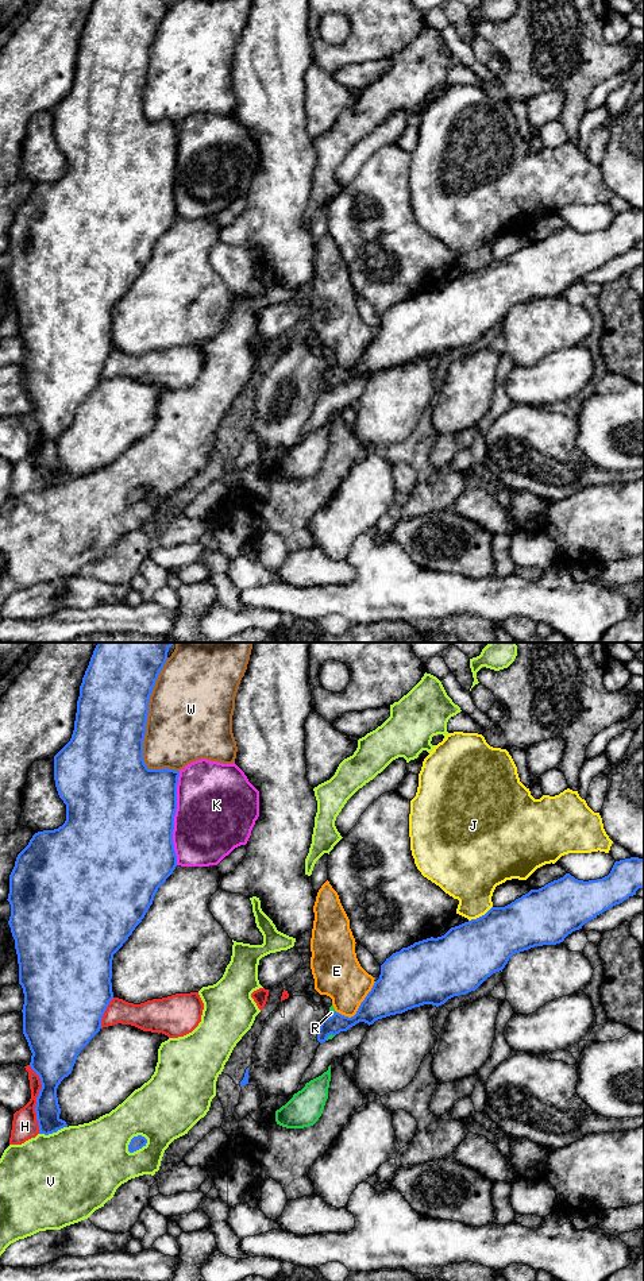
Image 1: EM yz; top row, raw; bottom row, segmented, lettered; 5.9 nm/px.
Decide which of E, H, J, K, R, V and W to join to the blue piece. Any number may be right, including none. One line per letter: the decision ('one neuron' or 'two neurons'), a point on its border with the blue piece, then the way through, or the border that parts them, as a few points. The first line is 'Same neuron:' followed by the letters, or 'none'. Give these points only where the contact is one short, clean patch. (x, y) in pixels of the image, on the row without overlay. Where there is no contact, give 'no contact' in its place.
Same neuron: none
E: two neurons; meets blue in yz at (359, 359); border along yz (376, 334), (353, 367), (344, 369), (335, 363)
H: two neurons; meets blue in yz at (37, 451)
J: two neurons; meets blue in yz at (479, 269)
K: two neurons; meets blue in yz at (173, 170)
R: two neurons; meets blue in yz at (330, 369); border along yz (335, 363), (326, 370)
V: two neurons; meets blue in yz at (141, 500)
W: two neurons; meets blue in yz at (145, 80)

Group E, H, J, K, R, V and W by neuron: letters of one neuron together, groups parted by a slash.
E / H / J / K / R / V / W

